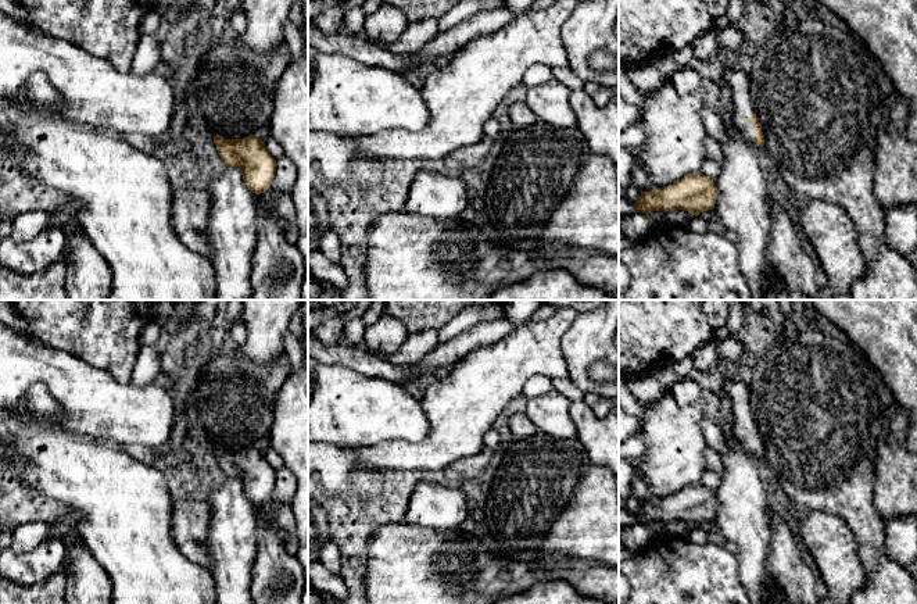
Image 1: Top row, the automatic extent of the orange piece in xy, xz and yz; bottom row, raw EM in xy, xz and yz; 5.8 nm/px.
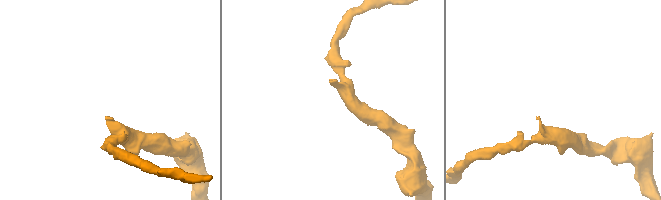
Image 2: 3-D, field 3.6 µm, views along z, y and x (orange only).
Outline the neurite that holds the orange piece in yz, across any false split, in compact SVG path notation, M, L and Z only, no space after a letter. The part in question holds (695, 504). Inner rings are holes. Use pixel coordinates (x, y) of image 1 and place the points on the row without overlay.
M703 485L687 486L673 496L652 503L641 503L634 514L635 523L649 526L652 522L684 521L692 526L714 519L717 497Z

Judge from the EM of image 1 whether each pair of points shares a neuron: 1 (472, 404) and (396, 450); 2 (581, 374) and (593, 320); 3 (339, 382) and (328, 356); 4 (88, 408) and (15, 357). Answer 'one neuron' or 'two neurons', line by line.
1: one neuron
2: one neuron
3: two neurons
4: one neuron

